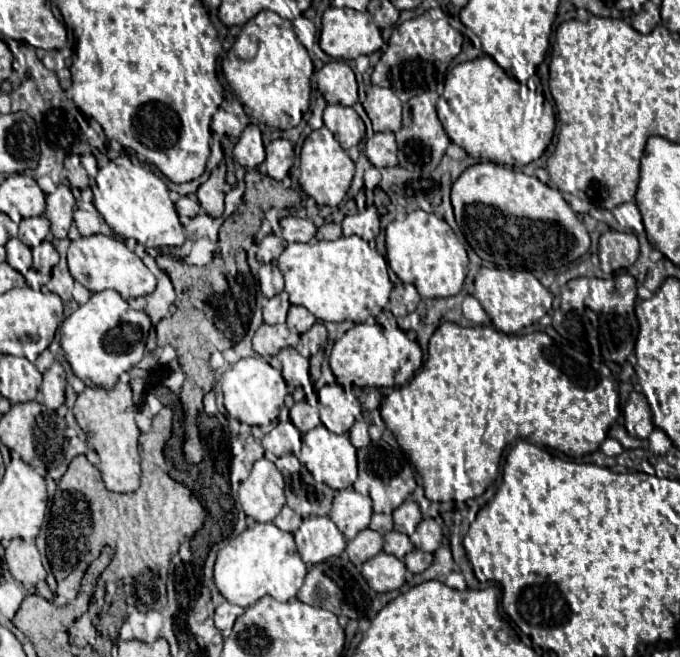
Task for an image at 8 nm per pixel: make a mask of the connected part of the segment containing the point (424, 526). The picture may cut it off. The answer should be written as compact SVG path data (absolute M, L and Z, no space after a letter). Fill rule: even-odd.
M434 518L422 520L416 526L416 532L410 536L410 540L422 552L436 552L440 546L440 540L442 540L442 528L434 522Z

